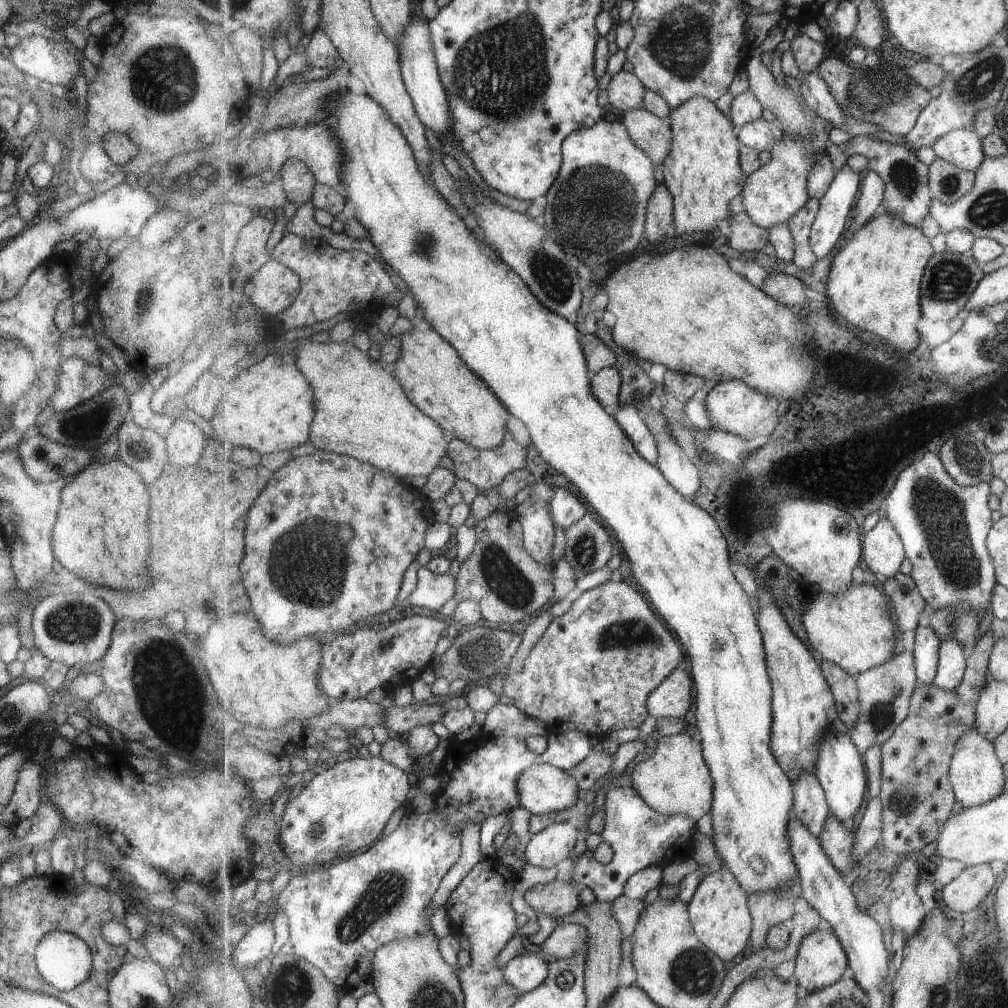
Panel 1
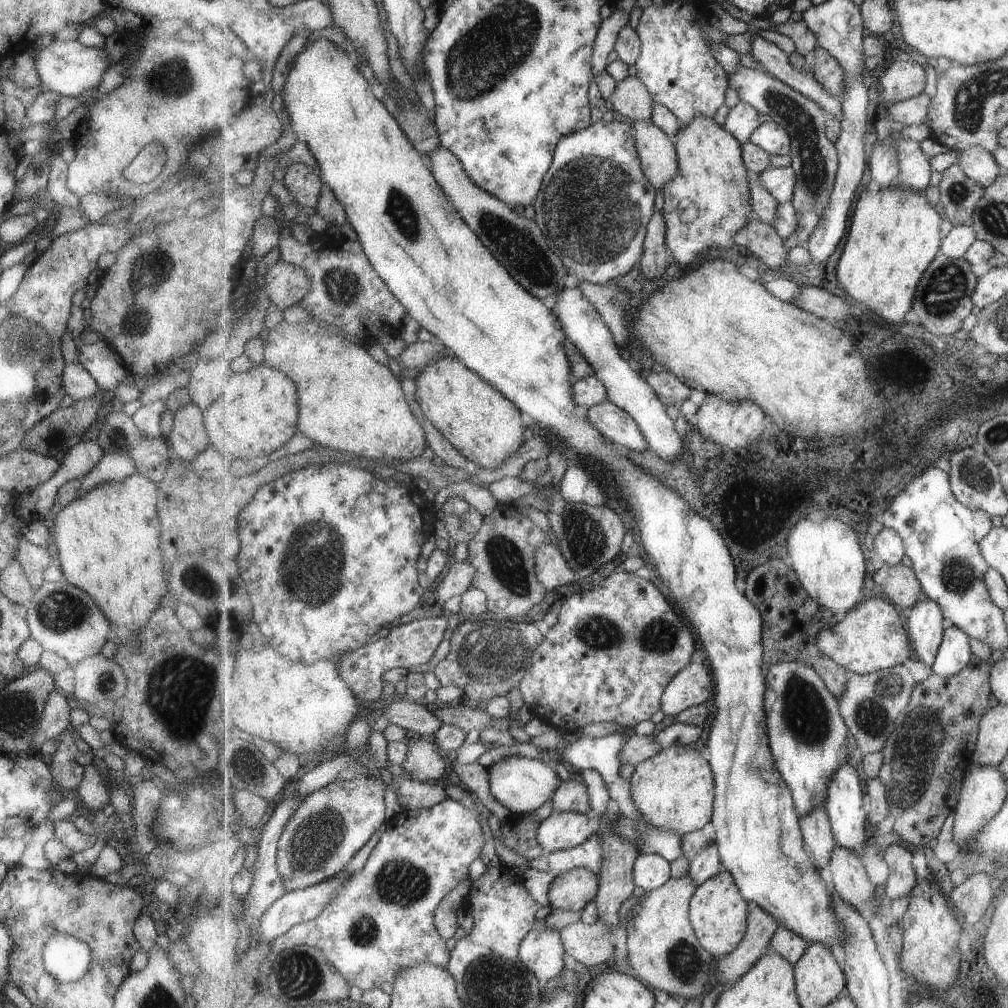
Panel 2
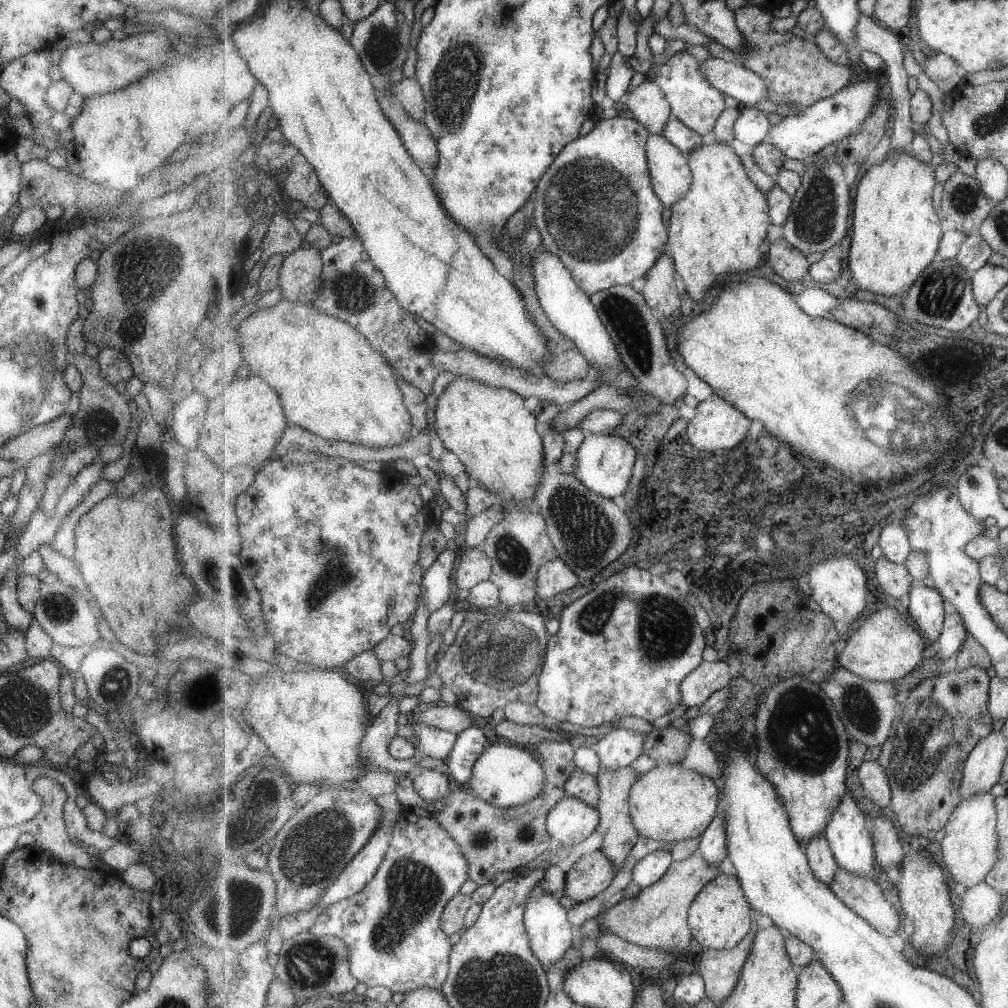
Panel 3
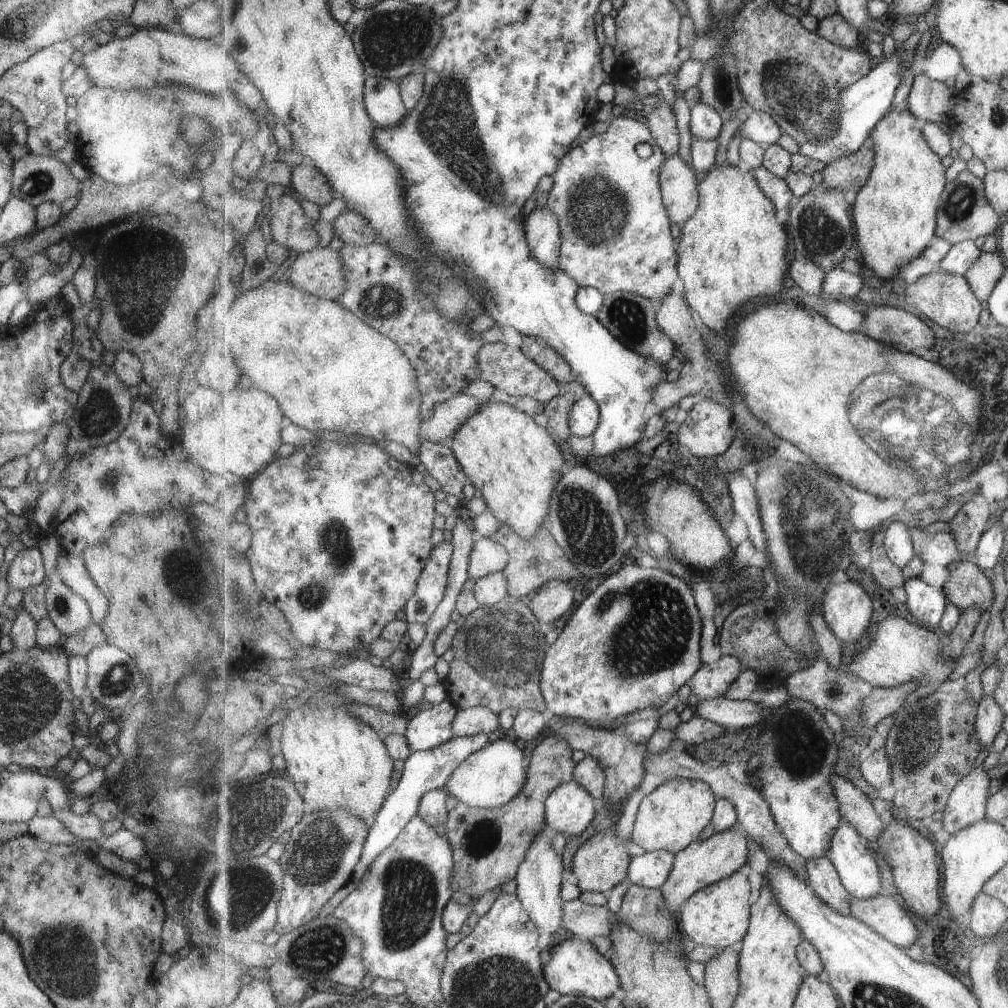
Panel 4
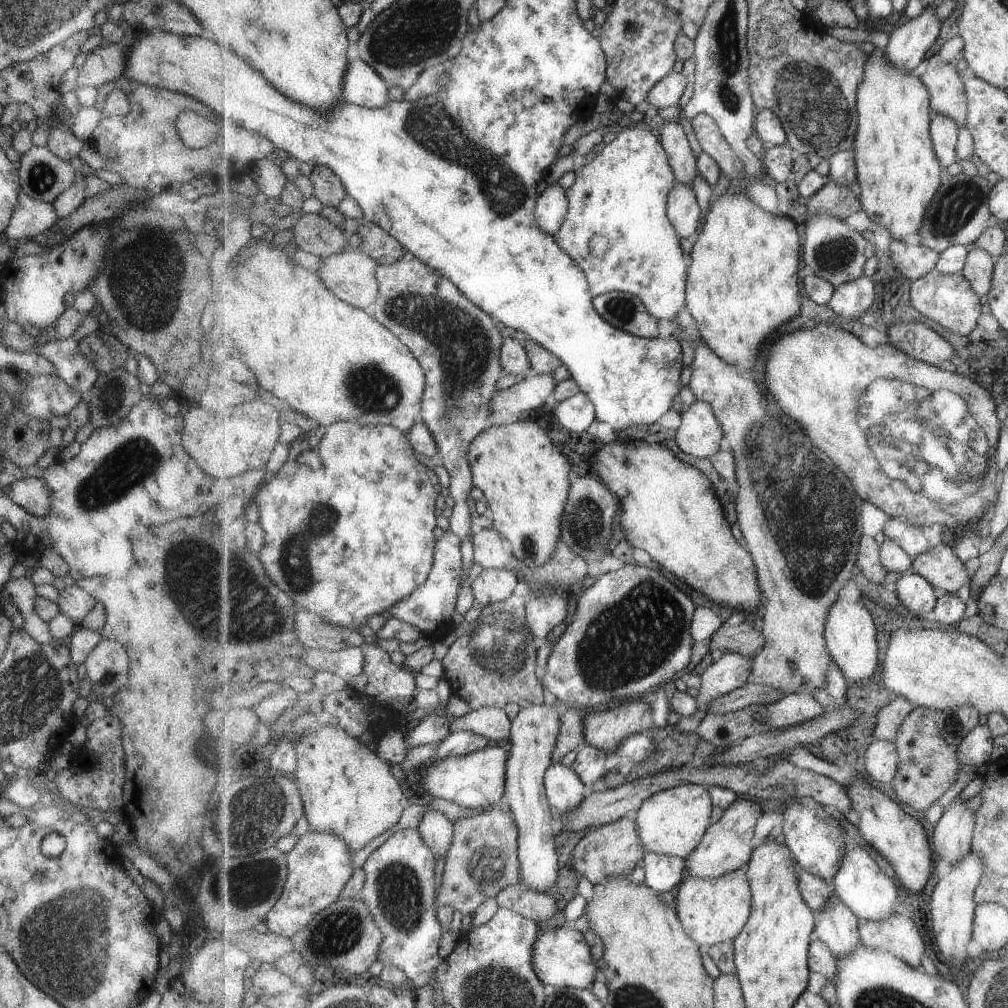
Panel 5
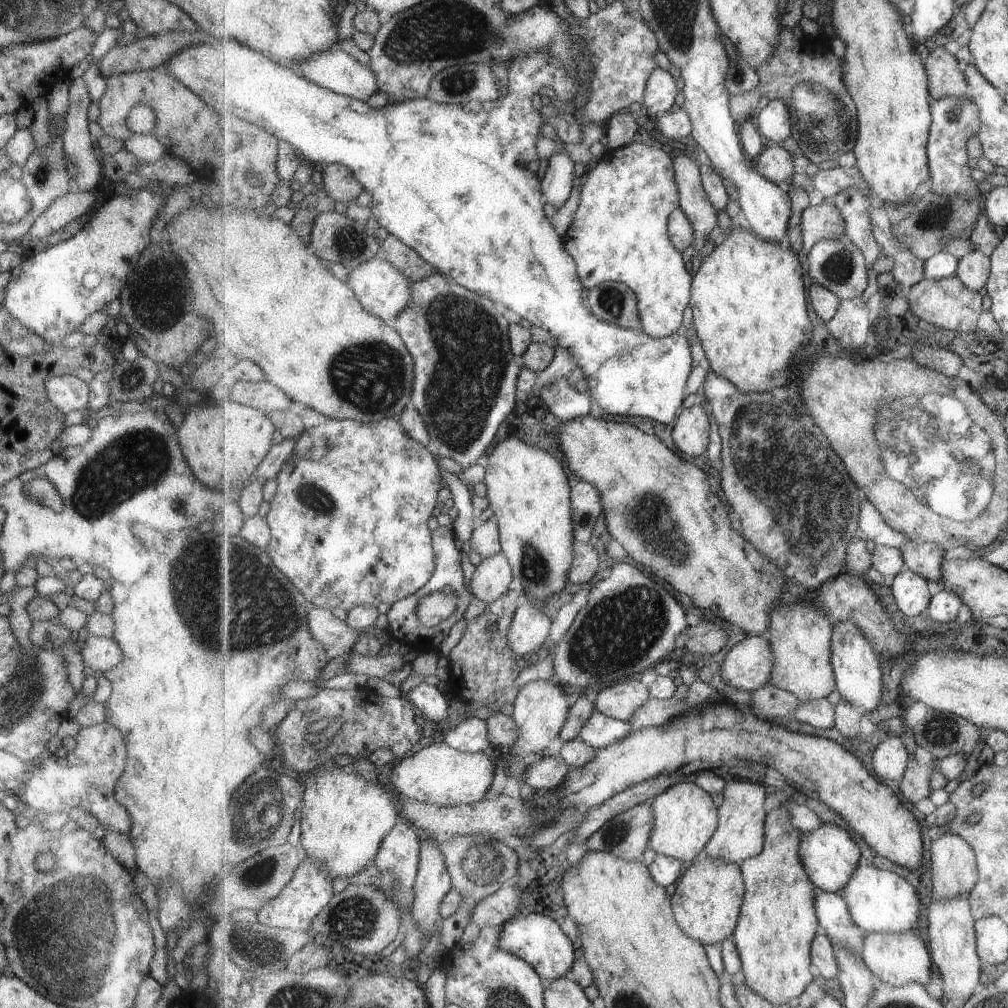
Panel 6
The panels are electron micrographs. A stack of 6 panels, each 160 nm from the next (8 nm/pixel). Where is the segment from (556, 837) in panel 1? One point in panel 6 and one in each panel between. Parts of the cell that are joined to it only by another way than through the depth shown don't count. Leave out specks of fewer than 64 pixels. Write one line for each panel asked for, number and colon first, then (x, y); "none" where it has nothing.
2: (563, 830)
3: (572, 821)
4: (570, 809)
5: (565, 789)
6: (549, 773)

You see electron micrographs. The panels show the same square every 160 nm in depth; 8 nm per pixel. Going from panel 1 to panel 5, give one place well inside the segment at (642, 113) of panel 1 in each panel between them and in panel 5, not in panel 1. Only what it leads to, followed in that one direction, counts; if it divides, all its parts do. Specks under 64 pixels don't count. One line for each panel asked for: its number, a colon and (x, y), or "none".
2: (658, 153)
3: (672, 176)
4: (681, 193)
5: (684, 210)

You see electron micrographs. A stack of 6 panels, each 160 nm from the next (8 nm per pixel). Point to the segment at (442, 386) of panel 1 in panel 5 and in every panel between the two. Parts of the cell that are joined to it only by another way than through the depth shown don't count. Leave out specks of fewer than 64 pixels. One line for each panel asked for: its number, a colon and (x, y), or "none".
2: (477, 418)
3: (499, 442)
4: (516, 465)
5: (526, 480)

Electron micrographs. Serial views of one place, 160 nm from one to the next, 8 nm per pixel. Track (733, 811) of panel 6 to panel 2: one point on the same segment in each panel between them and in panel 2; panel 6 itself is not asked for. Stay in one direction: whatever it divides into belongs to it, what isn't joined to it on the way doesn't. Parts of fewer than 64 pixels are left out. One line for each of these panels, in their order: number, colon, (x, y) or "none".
2: (665, 953)
3: (658, 918)
4: (703, 863)
5: (726, 846)

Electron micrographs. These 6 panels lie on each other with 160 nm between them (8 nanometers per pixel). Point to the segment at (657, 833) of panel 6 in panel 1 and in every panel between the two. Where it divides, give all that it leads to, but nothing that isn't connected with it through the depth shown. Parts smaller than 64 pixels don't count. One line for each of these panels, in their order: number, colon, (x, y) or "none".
1: (676, 780)
2: (675, 790)
3: (669, 803)
4: (672, 817)
5: (673, 822)

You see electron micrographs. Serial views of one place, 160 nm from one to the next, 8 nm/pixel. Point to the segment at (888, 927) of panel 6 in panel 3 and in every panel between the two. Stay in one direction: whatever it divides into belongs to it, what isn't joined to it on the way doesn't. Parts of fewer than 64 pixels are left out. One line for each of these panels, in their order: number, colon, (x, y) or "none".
3: (849, 834)
4: (849, 851)
5: (872, 895)

